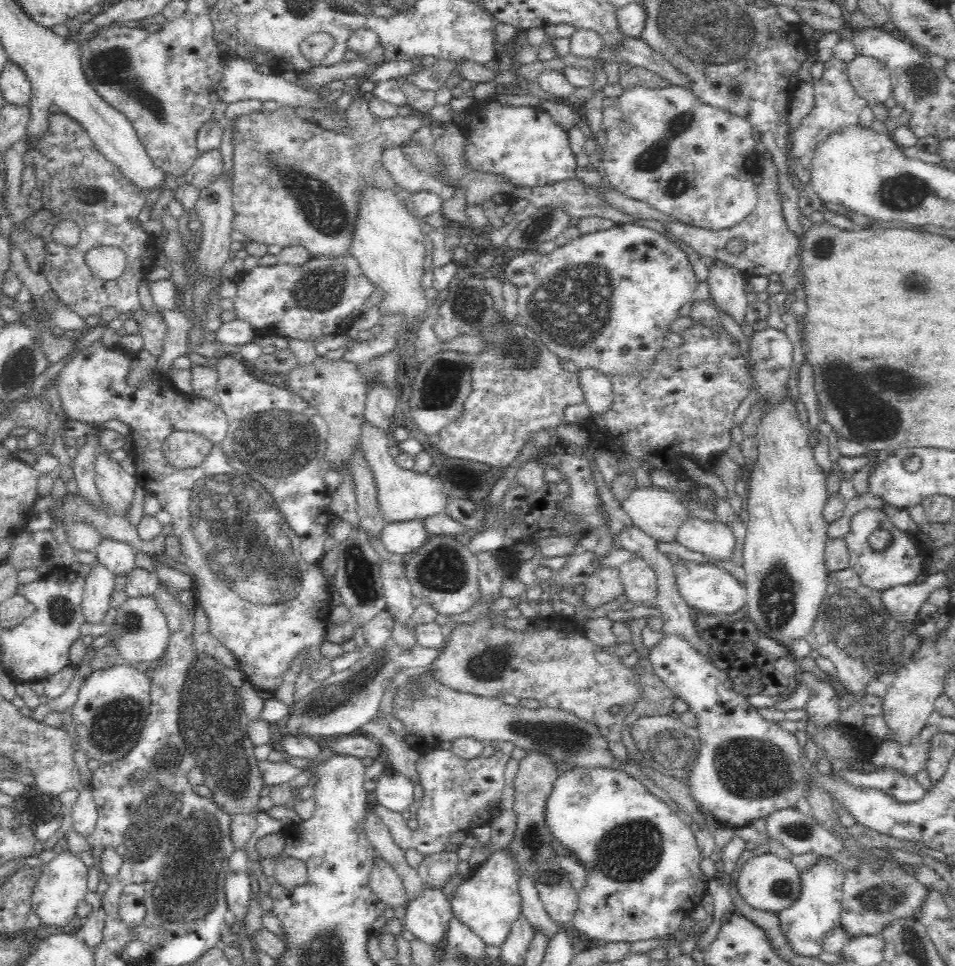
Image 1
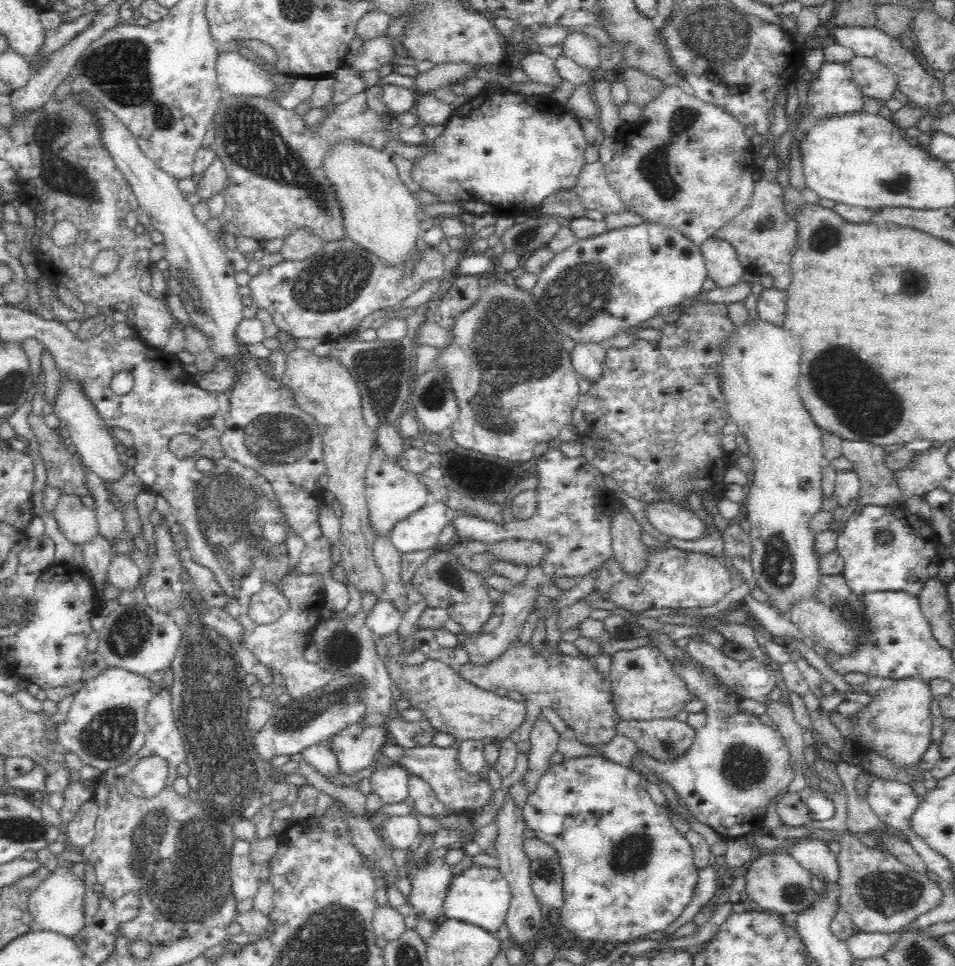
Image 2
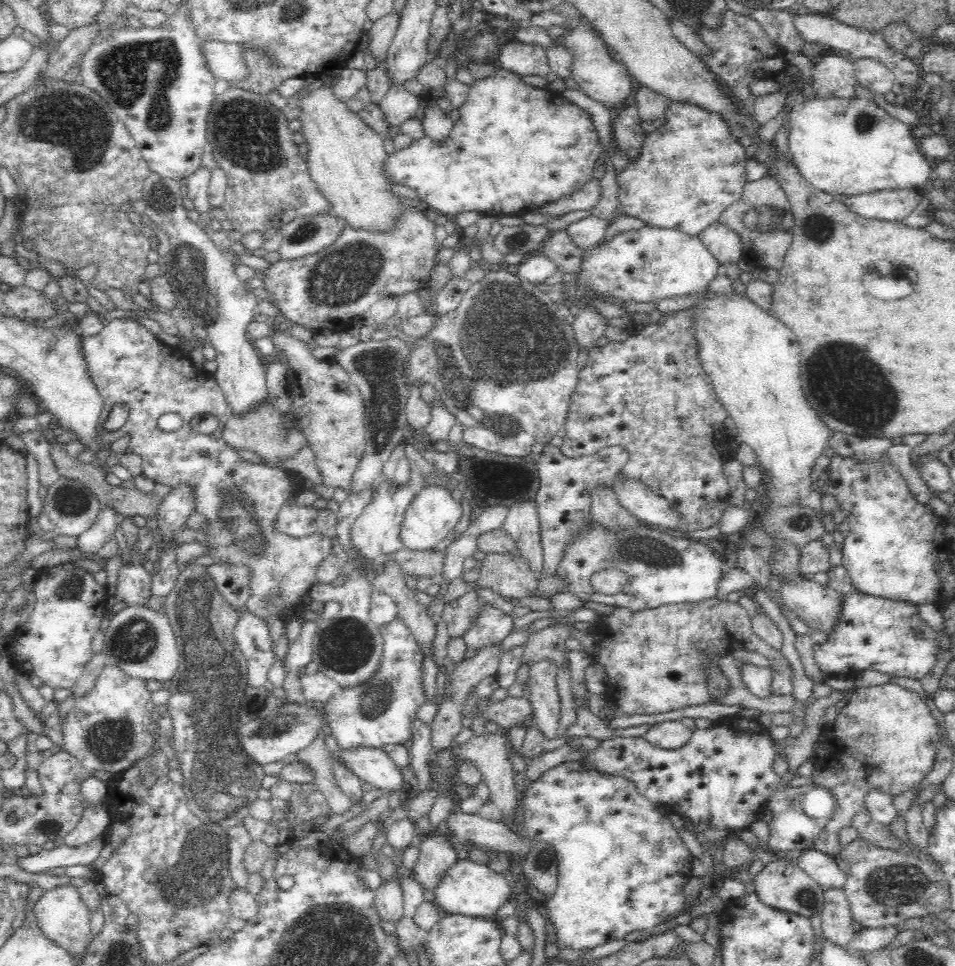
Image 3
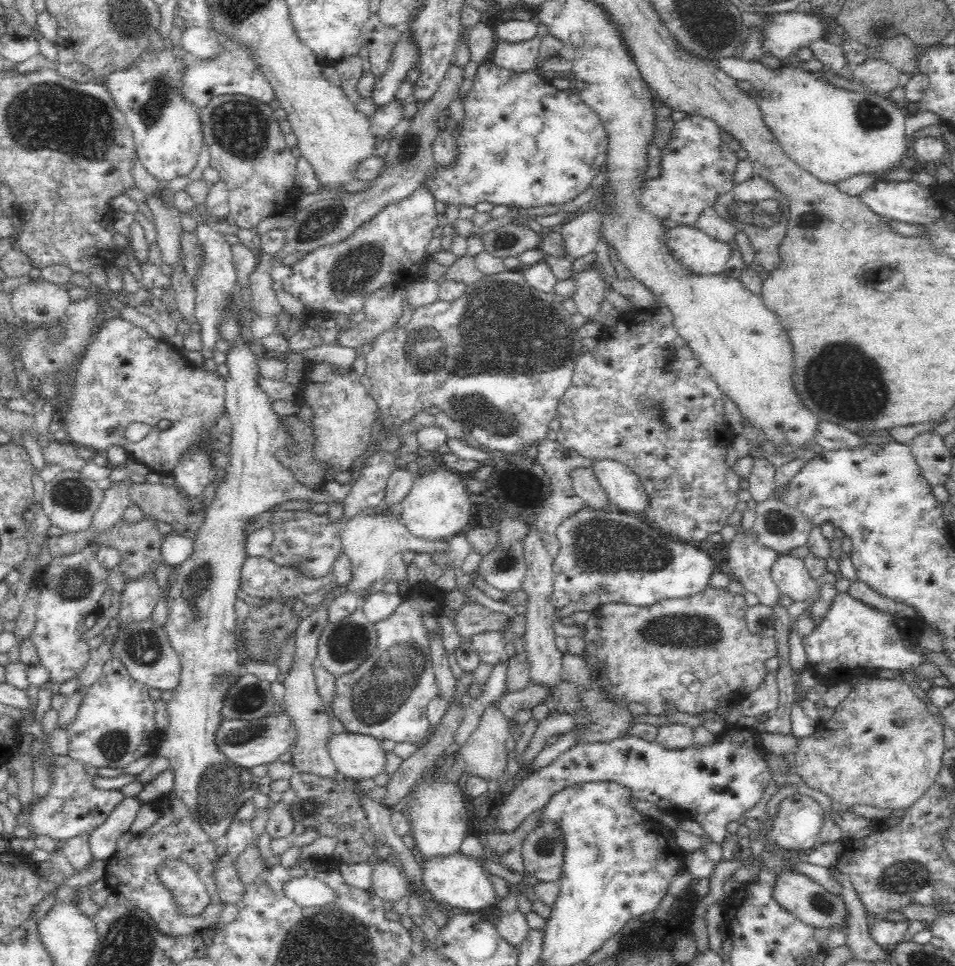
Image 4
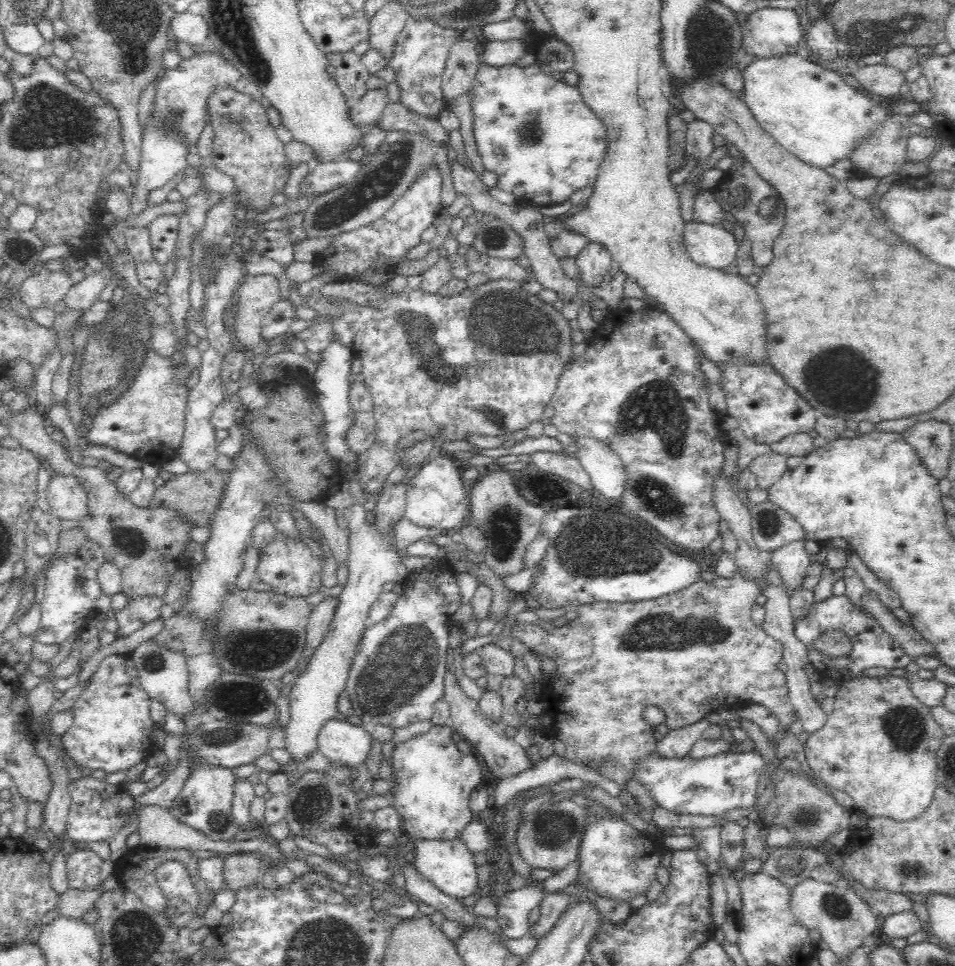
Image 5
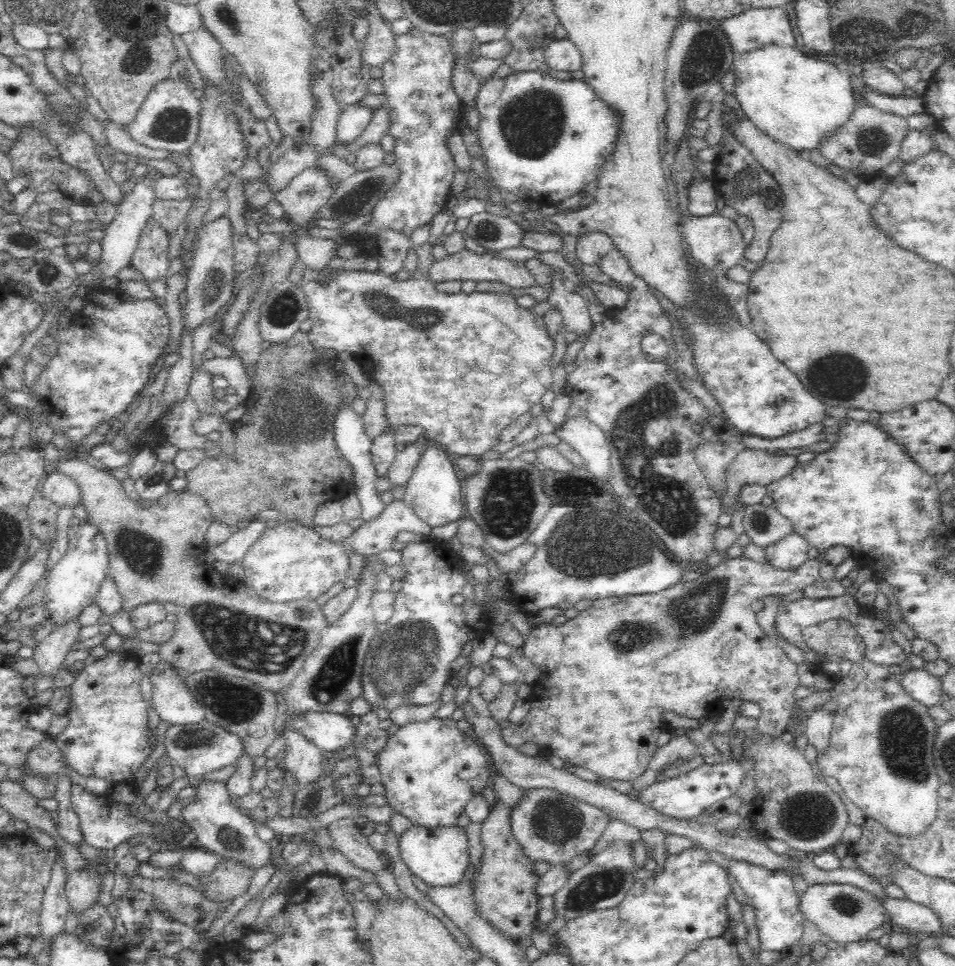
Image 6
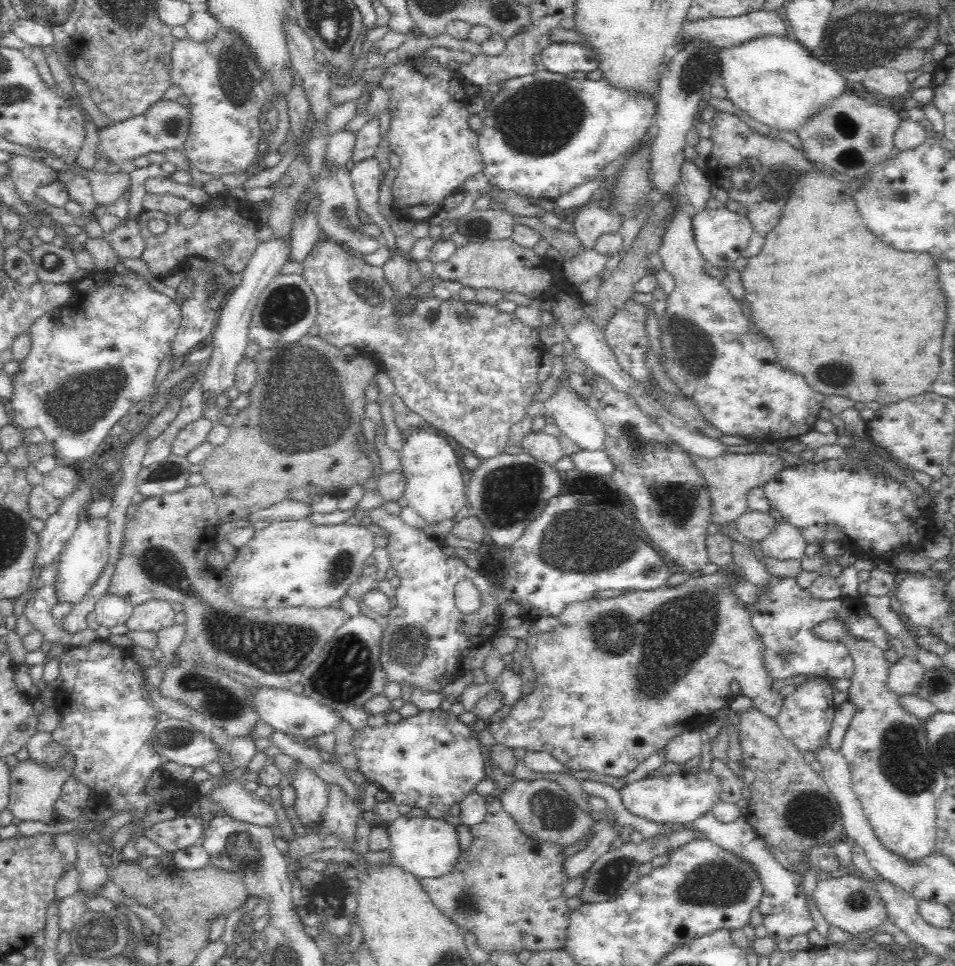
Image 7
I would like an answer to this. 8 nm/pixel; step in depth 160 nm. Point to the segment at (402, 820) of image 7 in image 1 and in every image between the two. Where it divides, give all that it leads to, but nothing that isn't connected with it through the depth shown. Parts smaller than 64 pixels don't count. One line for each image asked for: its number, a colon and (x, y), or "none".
1: (488, 901)
2: (480, 895)
3: (468, 888)
4: (456, 880)
5: (447, 863)
6: (438, 855)

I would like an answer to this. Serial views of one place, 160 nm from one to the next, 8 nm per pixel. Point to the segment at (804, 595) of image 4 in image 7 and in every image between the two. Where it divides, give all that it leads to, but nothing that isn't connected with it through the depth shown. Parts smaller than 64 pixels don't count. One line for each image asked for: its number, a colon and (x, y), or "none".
5: (791, 560)
6: (791, 550)
7: (785, 541)

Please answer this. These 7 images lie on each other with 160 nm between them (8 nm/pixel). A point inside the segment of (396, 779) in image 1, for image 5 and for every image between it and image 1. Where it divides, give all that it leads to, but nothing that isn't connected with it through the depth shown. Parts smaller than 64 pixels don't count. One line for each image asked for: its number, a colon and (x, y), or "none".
2: (390, 783)
3: (371, 764)
4: (360, 756)
5: (343, 743)

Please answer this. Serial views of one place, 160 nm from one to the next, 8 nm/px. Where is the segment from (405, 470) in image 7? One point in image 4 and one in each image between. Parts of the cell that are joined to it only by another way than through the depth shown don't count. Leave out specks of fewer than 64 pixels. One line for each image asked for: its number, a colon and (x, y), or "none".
4: (438, 506)
5: (436, 497)
6: (433, 491)

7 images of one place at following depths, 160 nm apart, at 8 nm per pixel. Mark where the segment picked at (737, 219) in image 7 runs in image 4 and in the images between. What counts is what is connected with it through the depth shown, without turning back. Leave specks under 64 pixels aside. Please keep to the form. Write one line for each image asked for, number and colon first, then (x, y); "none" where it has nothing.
4: (697, 250)
5: (711, 245)
6: (716, 241)

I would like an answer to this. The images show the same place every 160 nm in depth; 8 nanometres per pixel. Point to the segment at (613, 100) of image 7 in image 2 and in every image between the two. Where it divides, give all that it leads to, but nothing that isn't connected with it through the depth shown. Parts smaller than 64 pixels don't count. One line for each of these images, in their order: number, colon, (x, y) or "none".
2: (502, 152)
3: (514, 146)
4: (524, 143)
5: (536, 133)
6: (543, 139)

